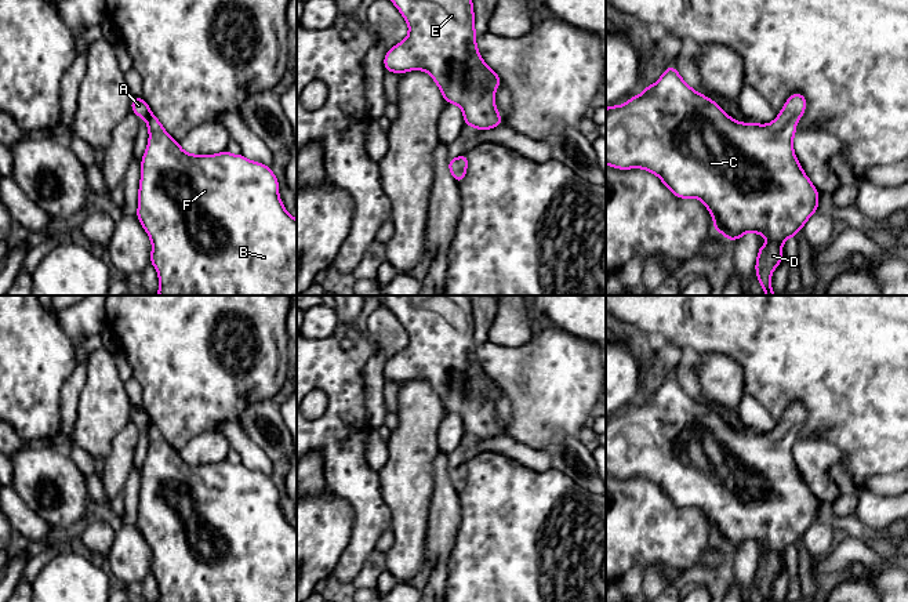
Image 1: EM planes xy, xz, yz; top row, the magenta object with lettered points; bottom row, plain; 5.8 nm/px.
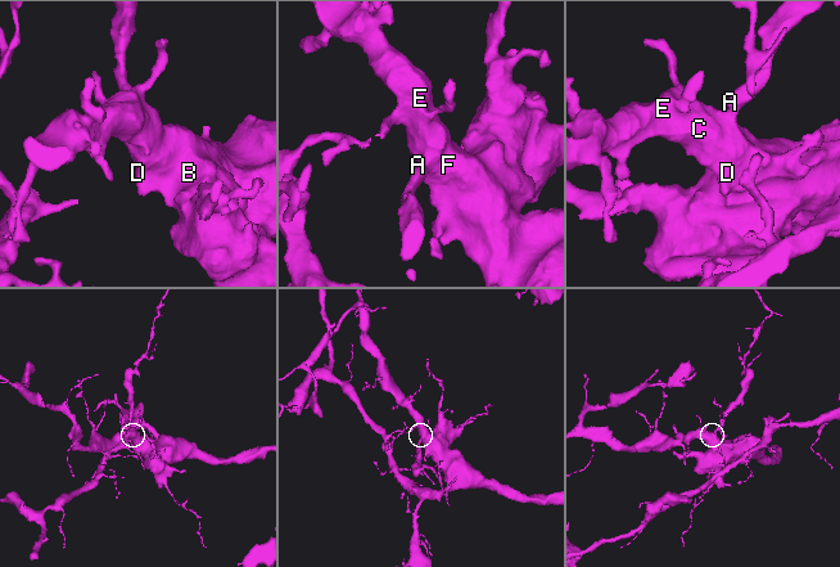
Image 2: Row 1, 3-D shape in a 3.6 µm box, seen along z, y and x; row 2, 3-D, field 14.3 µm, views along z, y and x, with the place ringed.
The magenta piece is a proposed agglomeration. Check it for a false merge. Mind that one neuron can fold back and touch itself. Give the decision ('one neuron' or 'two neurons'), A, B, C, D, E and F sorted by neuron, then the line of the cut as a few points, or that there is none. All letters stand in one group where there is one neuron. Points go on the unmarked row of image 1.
one neuron; groups A B C D E F; cut none

